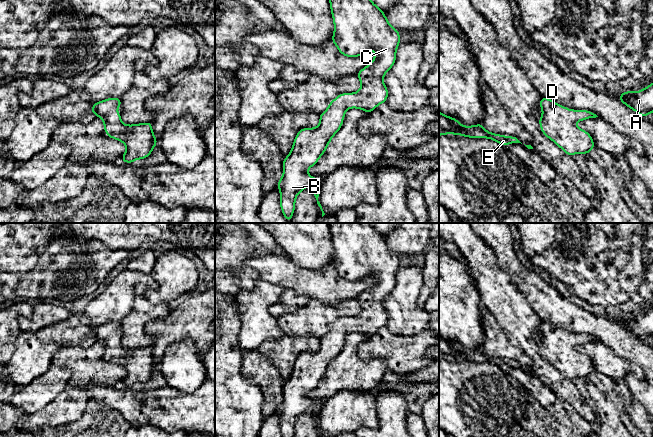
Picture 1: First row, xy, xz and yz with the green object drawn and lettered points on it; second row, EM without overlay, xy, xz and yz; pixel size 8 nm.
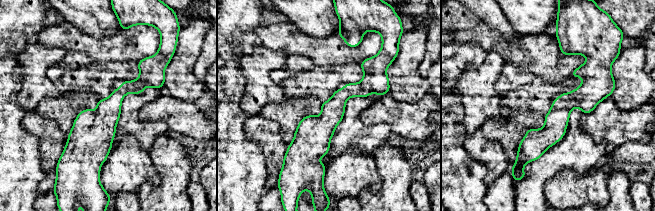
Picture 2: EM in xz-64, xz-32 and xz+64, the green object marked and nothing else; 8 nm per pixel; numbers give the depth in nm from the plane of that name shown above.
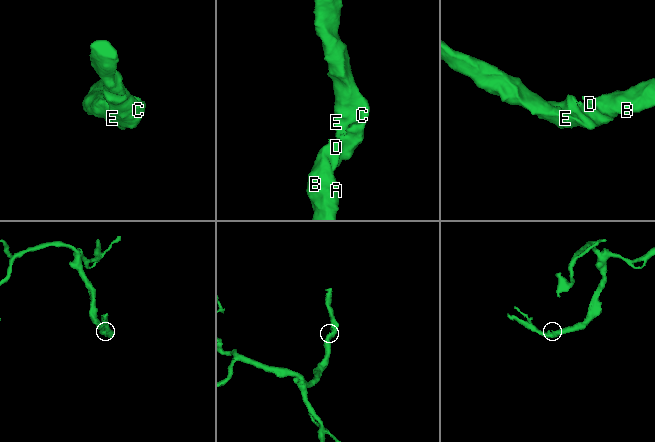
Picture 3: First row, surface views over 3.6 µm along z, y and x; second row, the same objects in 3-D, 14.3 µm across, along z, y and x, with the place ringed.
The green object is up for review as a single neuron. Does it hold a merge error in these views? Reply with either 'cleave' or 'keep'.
keep

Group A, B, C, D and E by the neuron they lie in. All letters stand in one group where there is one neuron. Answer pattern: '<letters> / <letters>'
A B C D E

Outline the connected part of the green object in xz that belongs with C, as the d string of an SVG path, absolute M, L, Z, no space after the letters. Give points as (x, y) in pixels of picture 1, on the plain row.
M329 223L334 246L332 266L337 270L339 277L347 281L359 281L373 273L373 285L356 299L361 306L361 312L355 317L342 317L329 327L329 331L319 339L320 346L316 352L303 352L298 355L293 371L283 384L283 400L278 405L280 414L280 430L282 437L294 437L297 419L310 409L316 408L313 418L322 437L324 437L319 421L321 405L307 397L324 378L332 361L340 354L345 336L349 332L364 334L367 338L372 336L379 328L386 326L388 313L383 302L395 287L396 274L400 267L400 257L389 248L383 234L377 231L370 223Z

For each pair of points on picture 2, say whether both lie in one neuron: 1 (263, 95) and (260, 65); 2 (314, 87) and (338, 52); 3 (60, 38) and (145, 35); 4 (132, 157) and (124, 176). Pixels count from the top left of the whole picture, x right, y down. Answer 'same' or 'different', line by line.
1: same
2: different
3: same
4: same

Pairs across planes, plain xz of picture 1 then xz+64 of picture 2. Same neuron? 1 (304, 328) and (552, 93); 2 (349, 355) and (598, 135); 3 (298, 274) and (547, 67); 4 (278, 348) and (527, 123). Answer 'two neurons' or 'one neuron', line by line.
1: one neuron
2: two neurons
3: one neuron
4: one neuron

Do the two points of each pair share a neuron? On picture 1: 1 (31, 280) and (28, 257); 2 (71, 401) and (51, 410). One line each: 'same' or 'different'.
1: different
2: same

